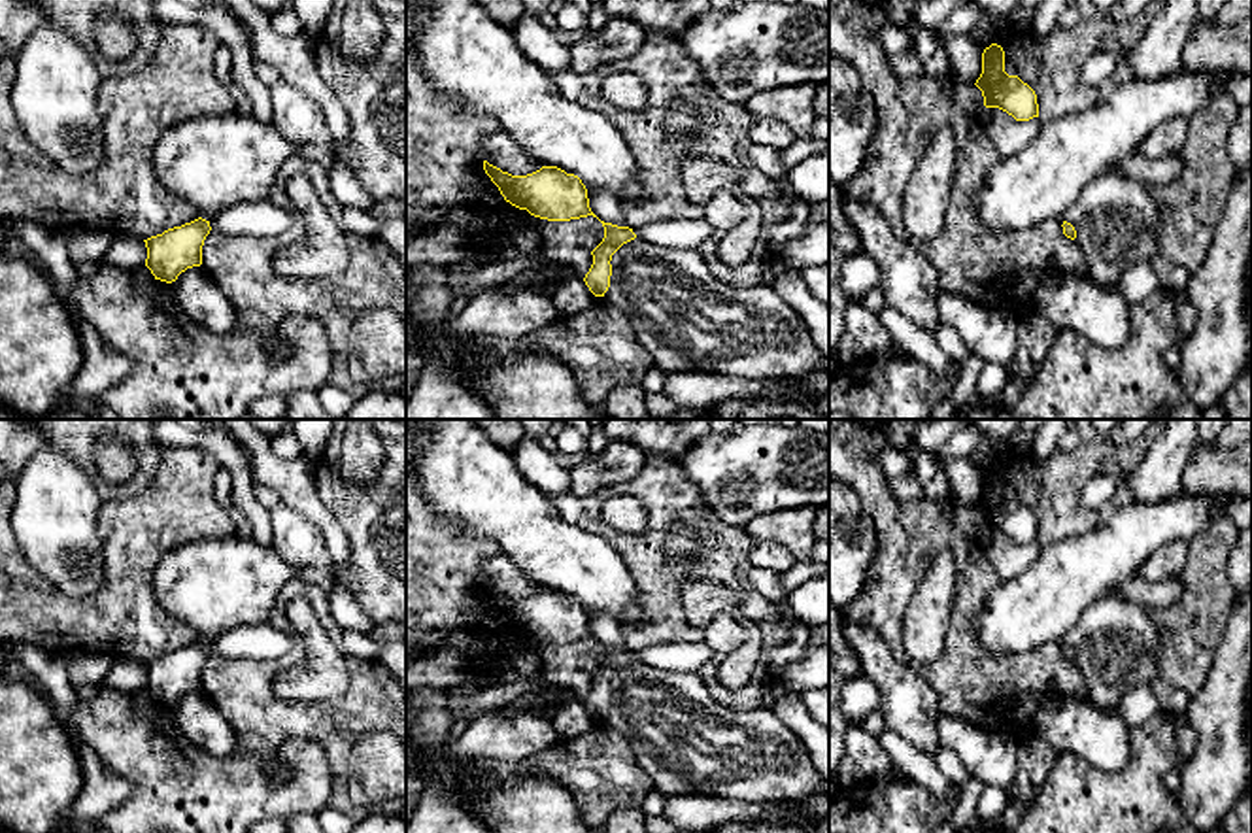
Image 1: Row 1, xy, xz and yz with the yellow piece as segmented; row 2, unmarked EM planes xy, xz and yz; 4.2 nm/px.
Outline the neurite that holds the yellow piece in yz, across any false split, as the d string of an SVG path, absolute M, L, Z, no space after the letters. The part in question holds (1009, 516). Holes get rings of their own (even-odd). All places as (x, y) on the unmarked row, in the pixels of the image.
M991 467L982 476L982 497L974 506L984 519L986 531L999 531L1016 544L1029 544L1039 540L1039 527L1035 514L1018 499L1005 495L1005 474Z

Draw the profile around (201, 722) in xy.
M200 689L187 691L172 705L181 733L200 750L227 757L236 754L236 733L211 699Z

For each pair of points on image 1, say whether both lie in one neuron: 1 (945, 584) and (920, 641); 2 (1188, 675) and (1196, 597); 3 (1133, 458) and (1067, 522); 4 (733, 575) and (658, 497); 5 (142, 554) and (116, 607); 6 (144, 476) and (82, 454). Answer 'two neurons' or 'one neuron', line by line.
1: one neuron
2: one neuron
3: one neuron
4: one neuron
5: one neuron
6: one neuron

